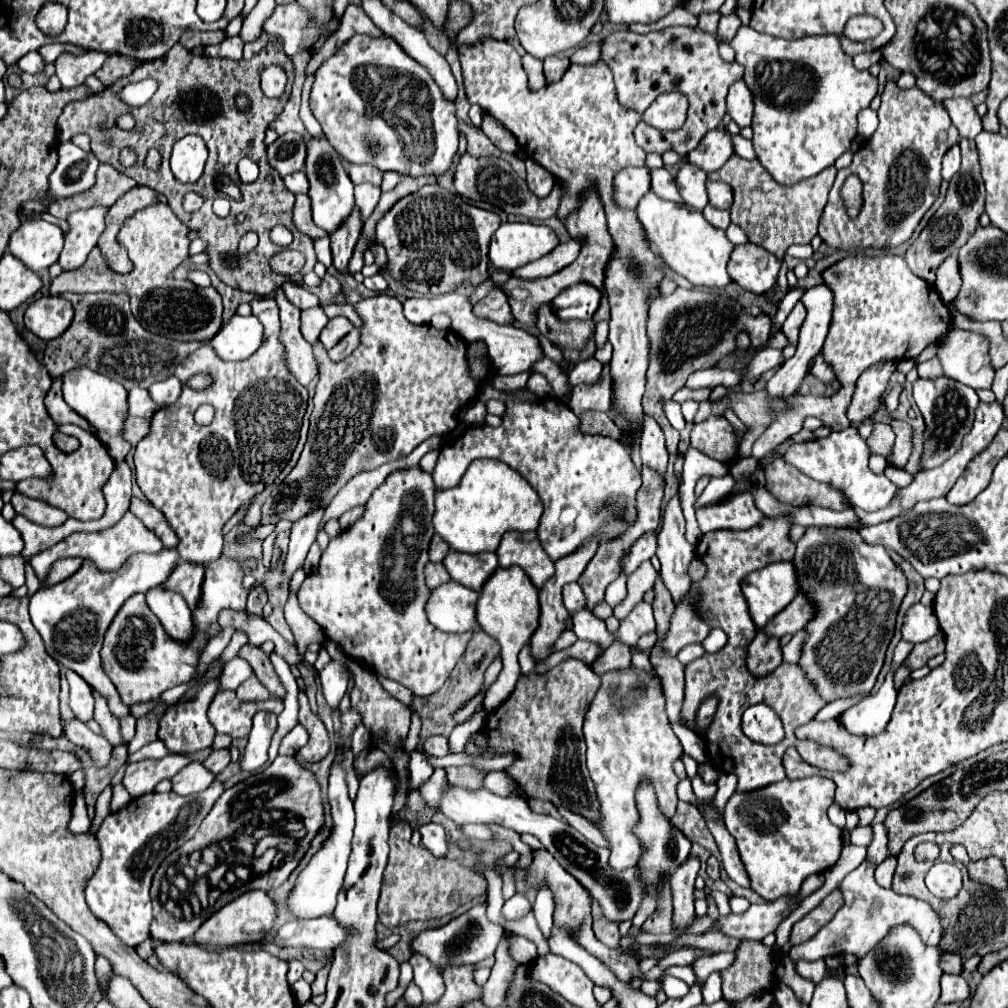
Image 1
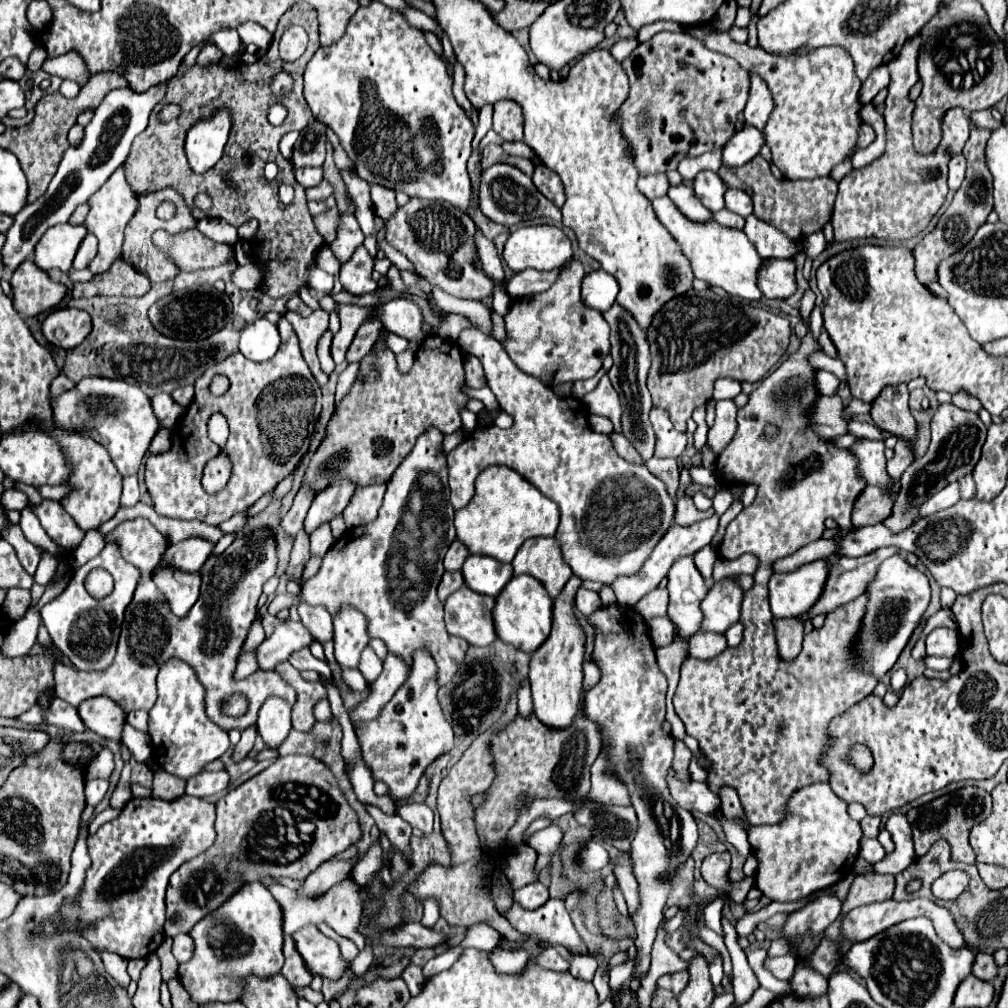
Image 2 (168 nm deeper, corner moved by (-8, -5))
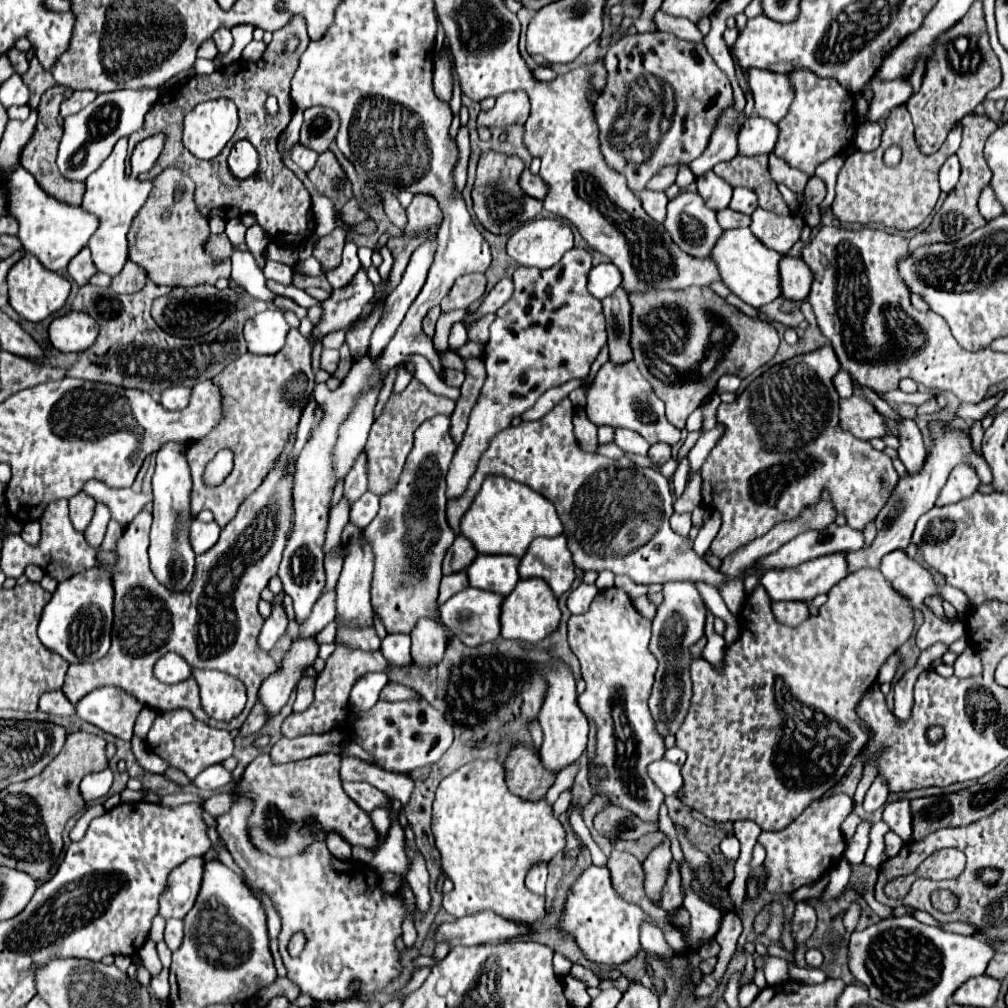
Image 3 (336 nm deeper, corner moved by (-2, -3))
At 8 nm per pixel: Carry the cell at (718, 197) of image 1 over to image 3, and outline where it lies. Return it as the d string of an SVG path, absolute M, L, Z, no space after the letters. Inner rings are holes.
M734 188L734 194L732 194L732 200L730 200L730 208L736 210L736 212L742 212L742 214L752 214L758 206L758 198L752 190L746 190L746 188Z

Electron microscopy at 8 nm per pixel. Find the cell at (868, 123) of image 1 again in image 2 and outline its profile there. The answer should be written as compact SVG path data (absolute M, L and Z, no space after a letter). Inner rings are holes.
M862 124L860 126L860 132L858 132L858 148L866 148L868 144L872 144L874 142L874 130L872 130L872 126L868 126L868 124Z

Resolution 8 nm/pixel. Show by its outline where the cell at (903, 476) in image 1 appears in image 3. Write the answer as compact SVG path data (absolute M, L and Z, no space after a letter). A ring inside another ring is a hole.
M932 420L930 422L930 440L932 440L932 448L930 448L930 452L928 452L928 456L924 460L922 470L918 474L902 476L898 480L898 486L890 494L890 502L886 502L886 506L878 512L878 518L876 518L876 526L878 526L876 528L876 538L870 544L870 548L846 554L848 574L858 572L862 568L878 568L880 566L880 558L884 554L888 554L892 550L904 550L910 544L910 536L912 536L916 520L934 506L934 502L936 502L942 486L946 484L950 472L958 464L970 464L978 472L980 482L982 484L990 484L990 480L992 480L990 468L988 468L986 460L974 450L970 434L966 430L952 428L952 424L944 422L944 420Z

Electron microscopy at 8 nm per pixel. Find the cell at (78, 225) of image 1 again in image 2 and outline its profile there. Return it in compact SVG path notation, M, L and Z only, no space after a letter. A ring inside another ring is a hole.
M118 166L116 172L108 178L108 182L90 196L88 200L90 204L90 212L88 218L84 222L84 226L98 238L100 246L98 246L98 254L96 260L92 260L90 270L94 274L104 274L110 270L110 266L122 258L122 242L124 242L124 228L130 222L130 218L136 214L138 210L138 194L132 190L132 186L128 184L126 176L124 176L124 166Z

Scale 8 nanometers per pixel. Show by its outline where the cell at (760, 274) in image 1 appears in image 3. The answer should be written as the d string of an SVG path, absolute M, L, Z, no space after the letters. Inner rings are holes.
M782 256L778 270L782 274L782 296L786 300L806 300L812 284L812 274L806 262L802 258Z

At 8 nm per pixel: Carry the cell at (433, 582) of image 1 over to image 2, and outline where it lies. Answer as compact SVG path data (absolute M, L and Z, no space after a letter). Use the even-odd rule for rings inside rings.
M446 572L442 576L442 582L440 582L440 588L438 588L438 598L444 602L452 592L456 592L458 588L464 586L464 578L462 578L462 572Z

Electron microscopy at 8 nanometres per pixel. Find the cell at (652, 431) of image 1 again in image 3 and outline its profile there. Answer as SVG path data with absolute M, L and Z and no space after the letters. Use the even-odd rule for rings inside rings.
M606 362L598 370L598 374L594 376L592 386L588 388L588 394L586 394L586 412L588 412L588 418L596 426L600 426L600 424L608 424L612 428L626 426L626 428L638 432L640 436L644 436L648 440L648 444L666 442L666 444L674 446L680 442L680 430L674 428L664 416L664 402L656 398L650 384L642 378L642 374L638 372L634 362L620 364L620 366Z

